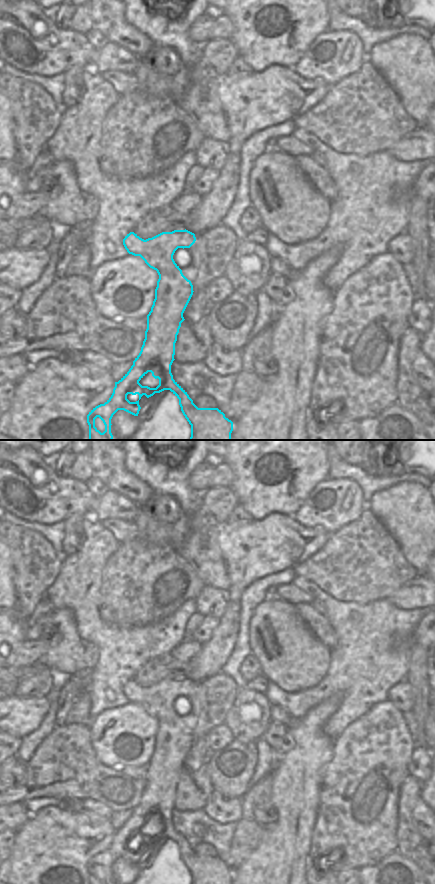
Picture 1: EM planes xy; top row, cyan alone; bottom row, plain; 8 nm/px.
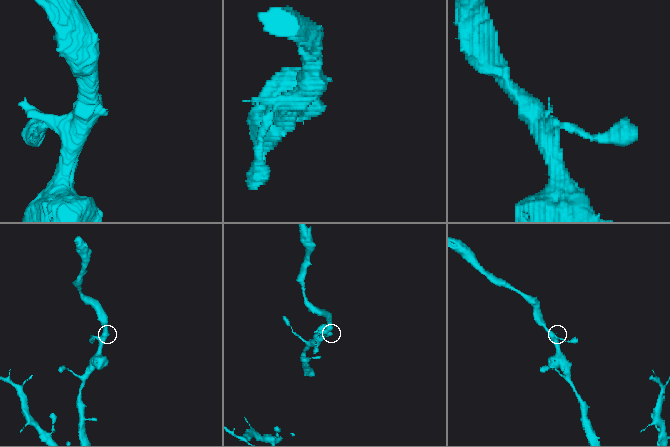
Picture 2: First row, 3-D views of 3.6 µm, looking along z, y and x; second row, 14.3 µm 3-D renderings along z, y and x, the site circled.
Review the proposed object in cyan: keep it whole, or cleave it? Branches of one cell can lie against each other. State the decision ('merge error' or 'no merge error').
no merge error

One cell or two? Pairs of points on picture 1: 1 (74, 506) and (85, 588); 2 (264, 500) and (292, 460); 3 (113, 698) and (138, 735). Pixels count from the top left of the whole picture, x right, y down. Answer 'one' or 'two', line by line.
1: two
2: one
3: two

